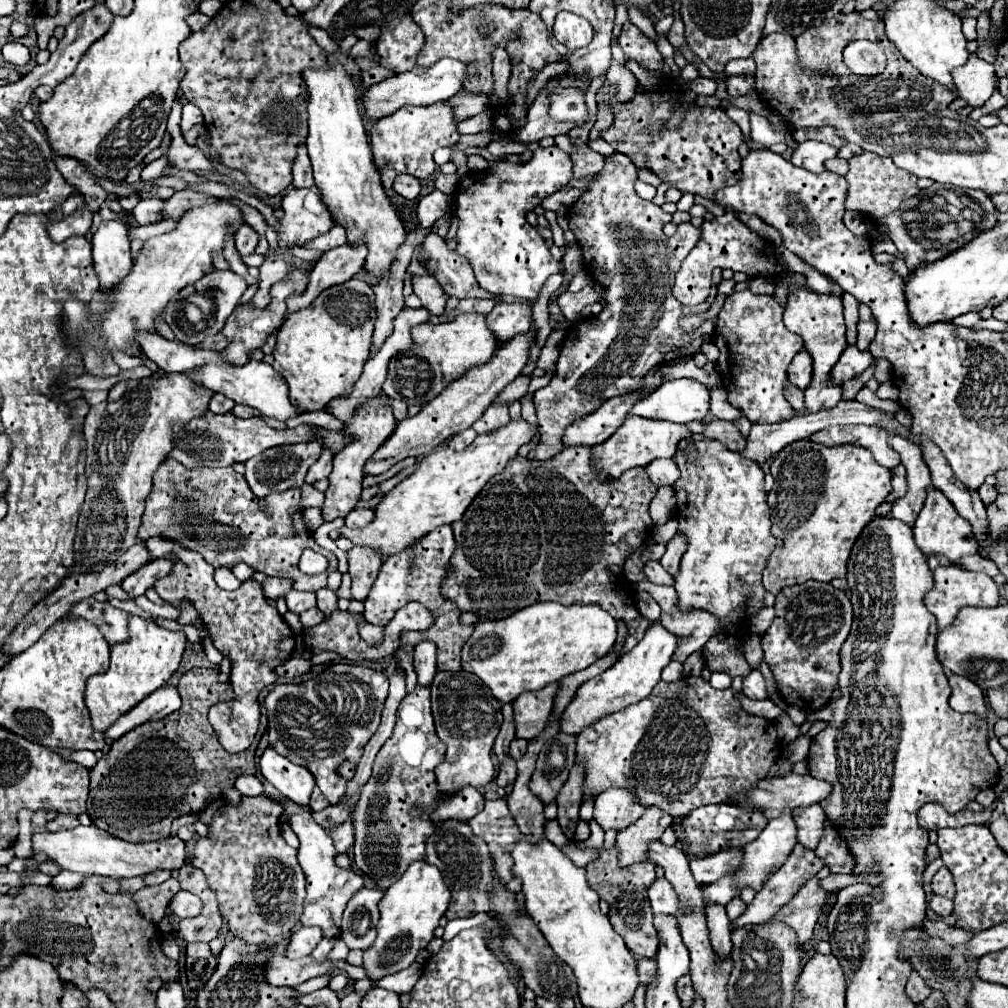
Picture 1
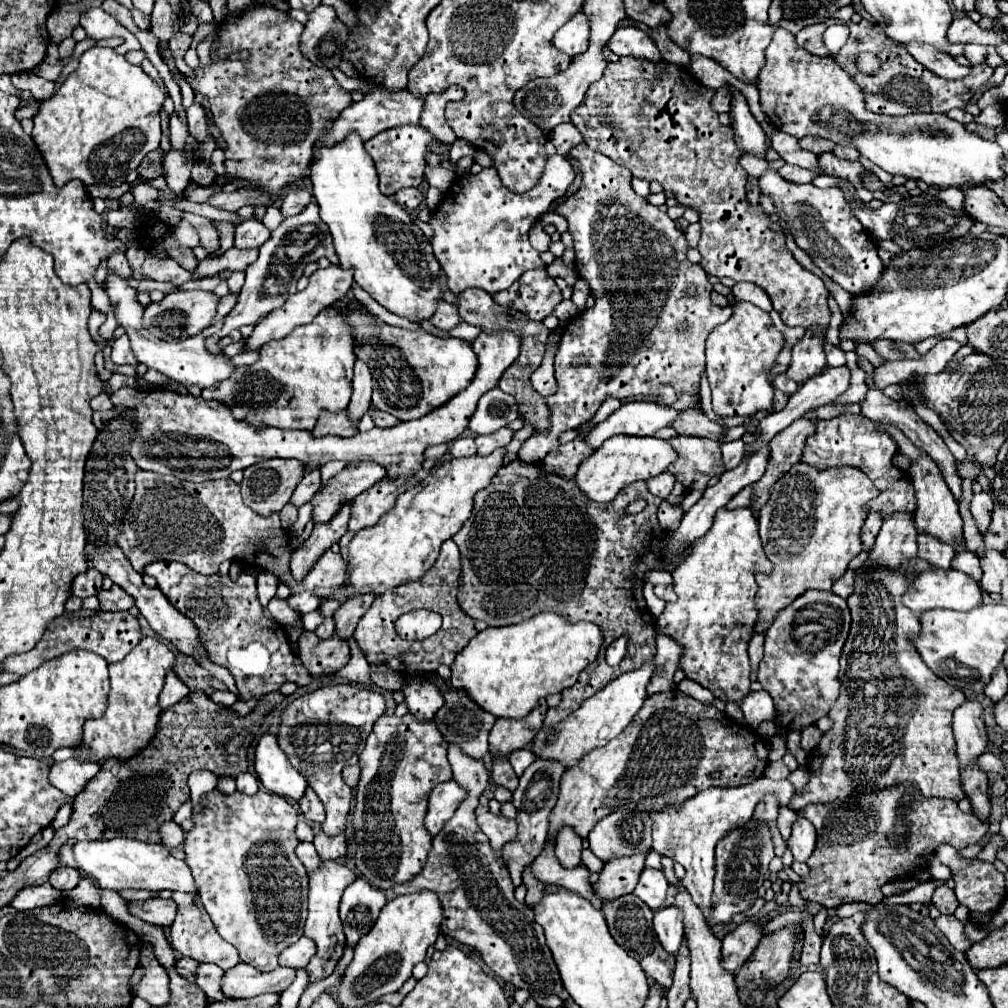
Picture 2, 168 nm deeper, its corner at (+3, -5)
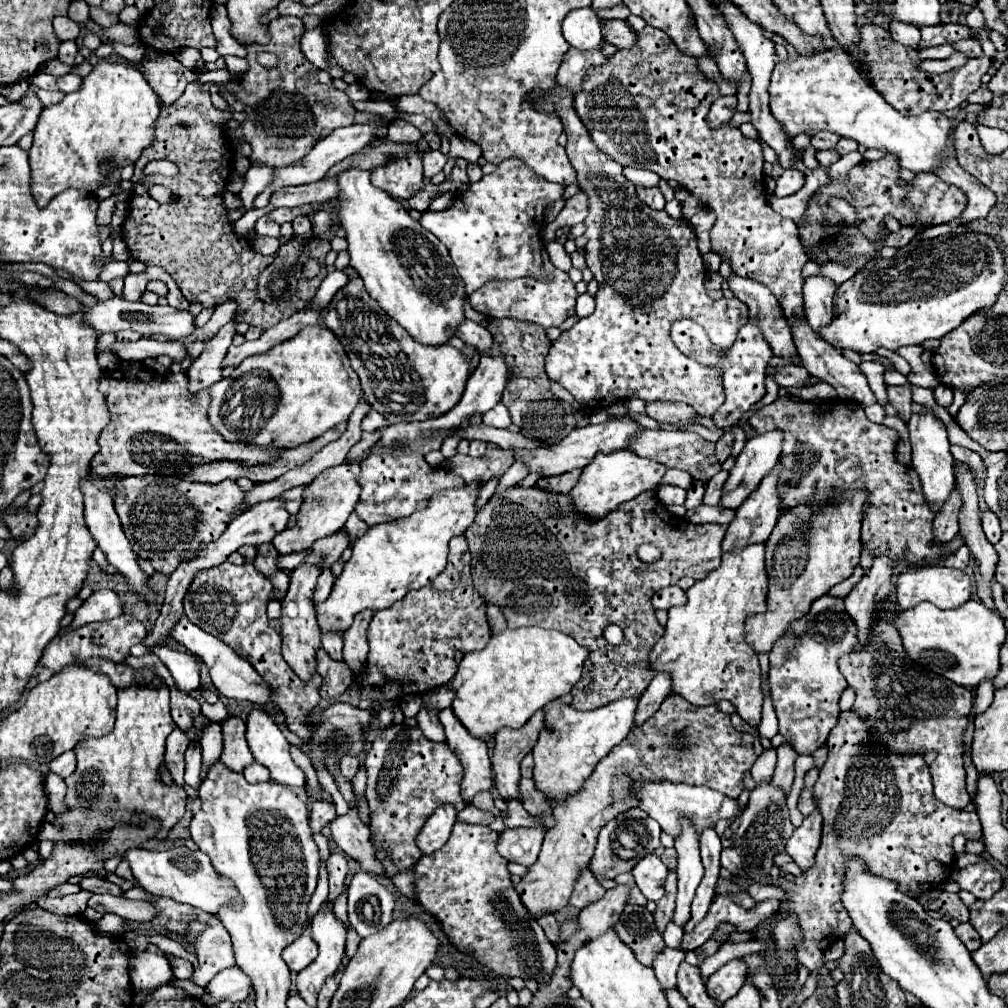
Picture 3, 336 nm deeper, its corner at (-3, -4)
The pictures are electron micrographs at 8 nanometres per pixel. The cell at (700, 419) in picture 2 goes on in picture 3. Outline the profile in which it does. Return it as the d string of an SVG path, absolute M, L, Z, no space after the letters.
M650 401L646 403L646 415L656 419L658 423L672 423L672 425L690 425L694 417L694 409L684 403L672 401Z

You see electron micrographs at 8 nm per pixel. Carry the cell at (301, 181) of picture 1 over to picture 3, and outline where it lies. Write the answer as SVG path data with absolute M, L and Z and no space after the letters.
M296 217L294 221L292 221L292 225L294 225L294 233L296 233L296 237L312 237L312 221L310 221L310 217Z

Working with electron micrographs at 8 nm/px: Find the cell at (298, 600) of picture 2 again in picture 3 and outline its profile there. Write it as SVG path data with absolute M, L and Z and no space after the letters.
M322 569L320 577L318 577L318 587L314 591L314 603L320 603L324 599L328 599L330 591L332 591L332 585L334 585L334 575L332 575L332 569Z

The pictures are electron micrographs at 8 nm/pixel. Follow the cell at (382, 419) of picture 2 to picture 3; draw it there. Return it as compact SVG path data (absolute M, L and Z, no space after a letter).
M368 411L368 415L364 415L364 421L362 421L362 431L376 431L376 429L382 429L386 425L386 417L384 415L378 415L376 411Z

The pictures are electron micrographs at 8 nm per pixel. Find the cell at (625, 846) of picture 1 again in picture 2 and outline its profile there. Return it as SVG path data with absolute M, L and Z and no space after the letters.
M638 852L632 856L622 856L604 864L600 880L594 884L594 892L600 900L612 900L628 894L636 888L638 878L644 870L644 860L648 852Z

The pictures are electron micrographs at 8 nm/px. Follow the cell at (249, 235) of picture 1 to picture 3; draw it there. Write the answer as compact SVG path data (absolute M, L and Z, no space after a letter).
M260 217L258 223L256 223L256 227L254 227L254 231L256 231L258 235L280 237L280 225L278 225L274 219L270 219L270 217Z

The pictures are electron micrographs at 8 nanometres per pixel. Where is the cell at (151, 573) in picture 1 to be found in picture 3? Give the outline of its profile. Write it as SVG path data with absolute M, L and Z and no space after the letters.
M100 589L100 591L94 591L82 603L82 607L74 613L74 621L70 623L70 627L78 629L86 623L112 619L112 617L118 617L122 613L124 613L124 605L120 603L118 595L112 589Z

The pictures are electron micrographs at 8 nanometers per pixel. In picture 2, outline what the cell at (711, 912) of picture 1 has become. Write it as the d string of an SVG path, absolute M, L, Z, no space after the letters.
M766 776L736 788L720 788L712 786L704 790L702 794L696 794L694 798L686 800L682 810L678 814L650 814L654 828L652 828L652 848L660 854L670 856L674 862L682 864L686 868L686 876L682 878L682 884L692 894L694 902L702 910L706 918L712 914L712 880L714 880L714 846L718 840L722 840L730 830L742 826L748 822L754 814L756 804L762 800L764 794L772 794L778 798L780 806L788 806L794 798L796 790L790 780L770 780Z

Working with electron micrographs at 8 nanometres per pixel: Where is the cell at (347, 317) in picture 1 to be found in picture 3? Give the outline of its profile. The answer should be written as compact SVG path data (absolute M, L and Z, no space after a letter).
M318 323L312 327L304 327L296 337L268 349L266 353L244 359L232 371L230 377L208 387L208 395L210 395L208 421L212 429L224 437L224 441L228 443L244 441L268 449L292 449L324 435L324 431L336 427L338 423L348 421L350 413L354 411L354 407L362 397L362 389L358 375L350 367L344 347L330 329L324 329Z

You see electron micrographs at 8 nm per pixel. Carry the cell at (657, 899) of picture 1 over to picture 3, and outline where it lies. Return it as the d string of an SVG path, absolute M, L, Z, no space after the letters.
M654 853L644 855L632 869L632 875L636 879L638 889L642 891L642 895L646 899L658 901L664 897L664 881L666 881L668 869L660 861L658 855L654 855Z

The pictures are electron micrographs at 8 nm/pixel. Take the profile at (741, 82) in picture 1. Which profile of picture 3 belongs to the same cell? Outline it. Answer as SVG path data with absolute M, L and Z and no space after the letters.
M718 97L718 99L712 103L706 121L708 121L708 125L710 125L712 129L716 129L718 125L728 123L734 113L736 113L736 97Z

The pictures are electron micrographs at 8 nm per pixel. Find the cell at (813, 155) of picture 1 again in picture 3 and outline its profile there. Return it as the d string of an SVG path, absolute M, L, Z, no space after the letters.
M786 169L780 179L776 181L776 197L788 197L794 195L796 191L800 191L804 185L804 175L798 169Z

